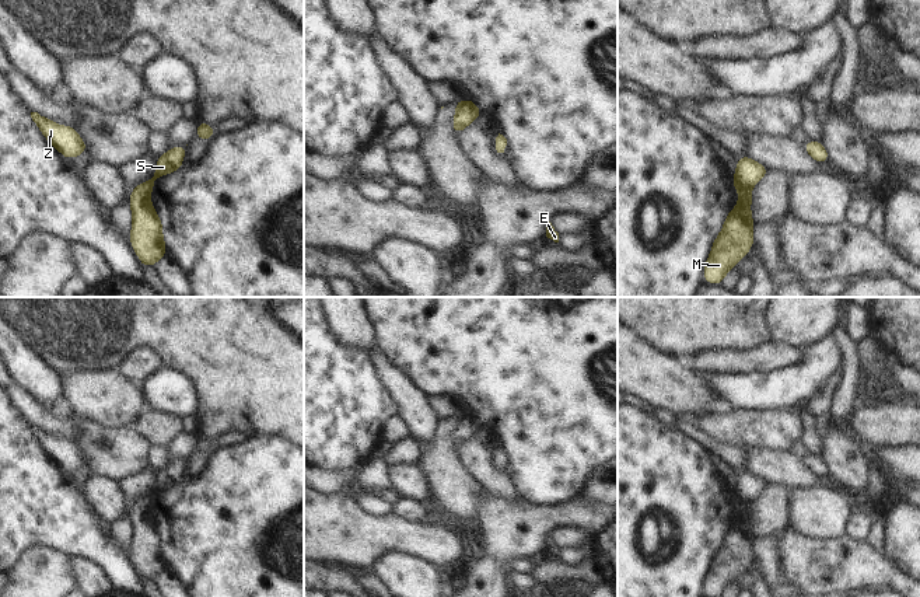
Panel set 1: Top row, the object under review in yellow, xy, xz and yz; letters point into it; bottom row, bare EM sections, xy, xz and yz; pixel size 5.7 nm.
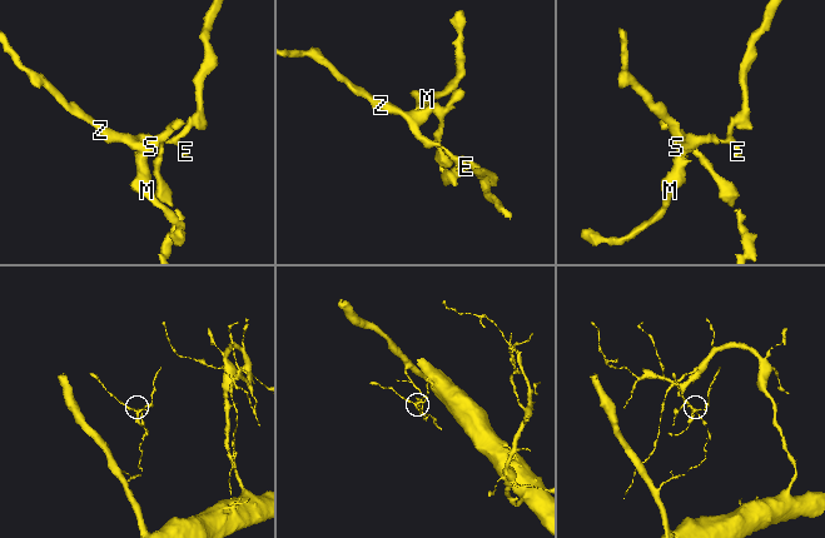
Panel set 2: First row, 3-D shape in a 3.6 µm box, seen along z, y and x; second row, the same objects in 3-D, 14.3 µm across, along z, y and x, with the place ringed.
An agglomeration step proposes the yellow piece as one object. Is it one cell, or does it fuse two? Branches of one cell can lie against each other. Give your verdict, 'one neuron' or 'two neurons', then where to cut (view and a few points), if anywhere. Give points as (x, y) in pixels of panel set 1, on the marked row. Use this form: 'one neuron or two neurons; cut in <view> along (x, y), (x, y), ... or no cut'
two neurons; cut in yz along (734, 180), (749, 188)

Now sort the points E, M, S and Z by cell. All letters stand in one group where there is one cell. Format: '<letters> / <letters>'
E S Z / M

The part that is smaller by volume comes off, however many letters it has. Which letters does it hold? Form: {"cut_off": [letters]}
{"cut_off": ["M"]}

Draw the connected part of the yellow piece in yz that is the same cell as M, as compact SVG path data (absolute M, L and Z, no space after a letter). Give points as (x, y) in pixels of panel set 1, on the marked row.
M732 182L739 192L737 206L728 213L723 231L716 237L711 252L704 265L704 283L721 284L724 276L746 256L755 244L751 214L751 188Z

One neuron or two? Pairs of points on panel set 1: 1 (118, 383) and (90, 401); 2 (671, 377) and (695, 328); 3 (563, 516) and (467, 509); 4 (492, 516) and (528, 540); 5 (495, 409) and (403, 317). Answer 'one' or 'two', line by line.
1: one
2: two
3: two
4: one
5: one

